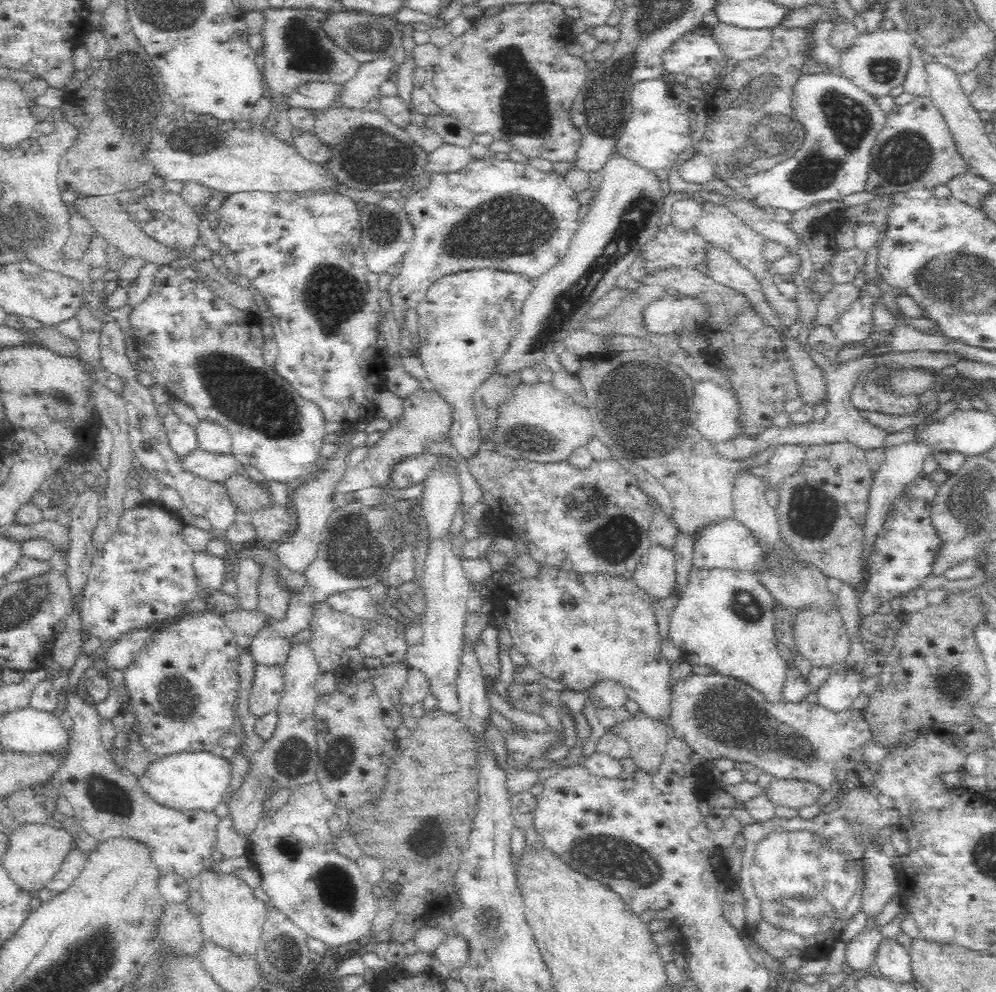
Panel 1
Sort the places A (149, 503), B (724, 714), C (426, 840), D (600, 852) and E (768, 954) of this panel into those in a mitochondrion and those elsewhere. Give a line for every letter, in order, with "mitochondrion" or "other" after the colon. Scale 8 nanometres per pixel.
A: other
B: mitochondrion
C: mitochondrion
D: mitochondrion
E: other

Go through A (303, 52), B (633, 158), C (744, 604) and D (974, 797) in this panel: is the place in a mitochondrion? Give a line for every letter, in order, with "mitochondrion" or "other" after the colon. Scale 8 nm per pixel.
A: mitochondrion
B: other
C: mitochondrion
D: other

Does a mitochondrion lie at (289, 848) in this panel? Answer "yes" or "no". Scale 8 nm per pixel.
yes

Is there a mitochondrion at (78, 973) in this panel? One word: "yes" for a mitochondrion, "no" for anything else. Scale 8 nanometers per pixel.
yes

